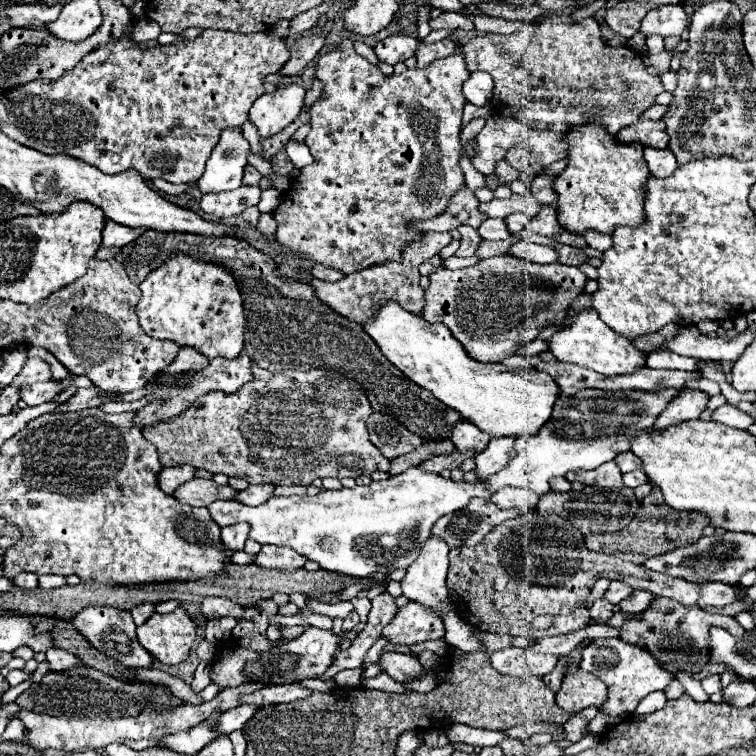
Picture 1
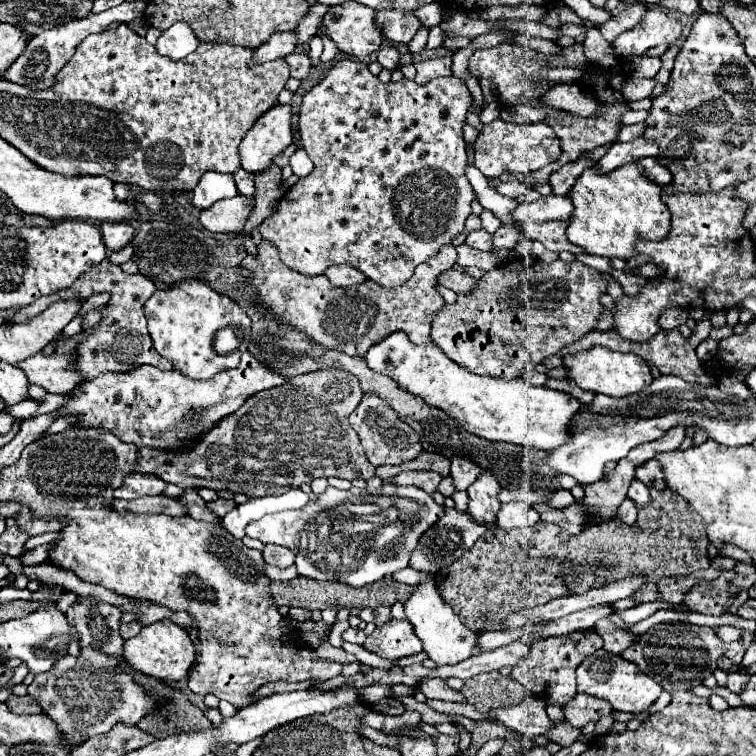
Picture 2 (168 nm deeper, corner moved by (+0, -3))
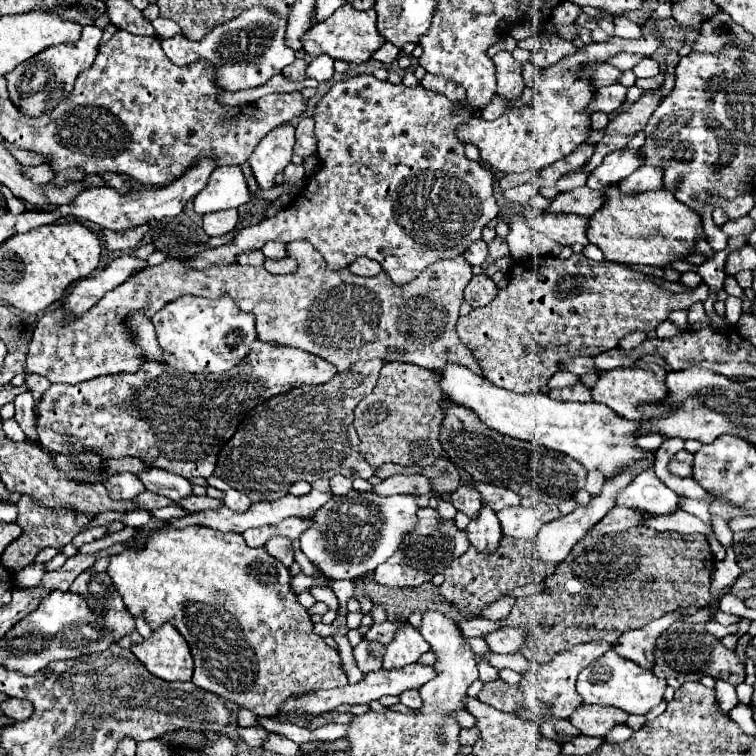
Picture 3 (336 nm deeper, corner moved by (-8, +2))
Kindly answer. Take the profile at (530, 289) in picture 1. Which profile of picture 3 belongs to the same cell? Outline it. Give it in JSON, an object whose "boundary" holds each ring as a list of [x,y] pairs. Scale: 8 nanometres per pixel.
{"boundary":[[[572,254],[566,260],[550,256],[534,256],[516,262],[510,270],[508,286],[498,290],[496,298],[484,308],[472,308],[468,316],[458,318],[458,336],[462,344],[476,358],[482,374],[494,386],[514,392],[546,392],[548,378],[558,370],[560,362],[576,356],[596,356],[610,348],[634,330],[650,332],[676,308],[688,308],[694,302],[704,302],[710,296],[708,284],[696,286],[690,294],[672,294],[656,290],[656,286],[642,274],[624,268],[616,262],[594,262],[584,254]]]}

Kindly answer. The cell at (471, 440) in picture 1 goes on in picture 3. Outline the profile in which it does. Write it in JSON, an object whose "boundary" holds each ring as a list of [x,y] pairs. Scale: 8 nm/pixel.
{"boundary":[[[466,482],[466,484],[458,486],[452,492],[452,498],[450,500],[456,506],[456,510],[466,512],[470,518],[474,518],[478,514],[478,510],[482,508],[480,494],[476,494],[476,484],[474,482]]]}

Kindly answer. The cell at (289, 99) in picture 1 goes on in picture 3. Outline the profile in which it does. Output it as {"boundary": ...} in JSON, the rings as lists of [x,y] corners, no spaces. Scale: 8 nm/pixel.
{"boundary":[[[284,124],[276,126],[276,130],[270,130],[270,134],[266,134],[262,142],[256,146],[256,150],[250,154],[248,164],[252,166],[254,178],[262,190],[272,188],[274,176],[290,164],[292,146],[294,146],[294,126]]]}

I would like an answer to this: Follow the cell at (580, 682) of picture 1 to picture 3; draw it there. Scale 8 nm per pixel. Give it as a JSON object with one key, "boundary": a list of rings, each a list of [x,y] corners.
{"boundary":[[[580,704],[572,714],[570,722],[586,736],[604,738],[606,732],[614,724],[626,724],[628,714],[624,710],[616,710],[616,706],[584,706]]]}

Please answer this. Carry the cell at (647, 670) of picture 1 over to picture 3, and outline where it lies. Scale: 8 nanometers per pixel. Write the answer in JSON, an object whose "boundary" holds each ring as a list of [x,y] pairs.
{"boundary":[[[608,650],[578,674],[576,690],[586,704],[612,704],[628,714],[648,714],[662,702],[666,680],[658,680],[650,670],[644,670],[642,666],[636,666],[634,662],[628,662]]]}

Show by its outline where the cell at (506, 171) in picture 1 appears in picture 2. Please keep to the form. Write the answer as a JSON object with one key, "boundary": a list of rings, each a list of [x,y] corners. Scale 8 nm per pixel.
{"boundary":[[[510,181],[510,183],[500,183],[498,185],[498,193],[506,195],[506,197],[512,197],[512,199],[524,197],[526,191],[528,191],[528,185],[522,183],[522,181]]]}

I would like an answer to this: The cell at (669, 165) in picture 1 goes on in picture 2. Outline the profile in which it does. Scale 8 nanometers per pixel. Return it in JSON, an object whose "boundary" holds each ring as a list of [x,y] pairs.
{"boundary":[[[648,157],[648,159],[640,159],[638,165],[644,169],[646,177],[650,181],[654,181],[656,185],[668,185],[672,181],[672,175],[668,175],[668,169],[666,167],[660,167],[660,163],[656,163],[654,157]]]}

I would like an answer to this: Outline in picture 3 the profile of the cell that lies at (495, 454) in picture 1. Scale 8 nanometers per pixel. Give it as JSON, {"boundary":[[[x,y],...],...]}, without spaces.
{"boundary":[[[490,506],[480,508],[480,514],[466,526],[466,532],[470,544],[476,546],[480,552],[492,552],[502,538],[500,520]]]}

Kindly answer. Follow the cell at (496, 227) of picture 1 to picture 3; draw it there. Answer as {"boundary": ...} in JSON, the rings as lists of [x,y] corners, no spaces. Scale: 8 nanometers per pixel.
{"boundary":[[[476,240],[476,242],[464,252],[464,256],[466,256],[466,260],[468,260],[472,266],[484,264],[484,260],[486,260],[486,256],[488,256],[488,244],[486,244],[484,240]]]}

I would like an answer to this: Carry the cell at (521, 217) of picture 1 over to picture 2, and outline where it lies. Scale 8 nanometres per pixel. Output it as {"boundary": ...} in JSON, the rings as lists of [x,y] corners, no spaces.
{"boundary":[[[500,225],[498,231],[492,235],[494,249],[514,249],[518,237],[520,237],[520,231],[518,231],[516,225],[514,225],[514,227],[510,227],[510,225]]]}

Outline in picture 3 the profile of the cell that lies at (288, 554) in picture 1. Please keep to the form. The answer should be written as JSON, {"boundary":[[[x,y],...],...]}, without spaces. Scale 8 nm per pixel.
{"boundary":[[[274,536],[270,538],[264,548],[268,550],[270,556],[278,558],[286,568],[294,562],[294,550],[292,550],[292,540],[290,538],[284,538],[284,536]]]}

